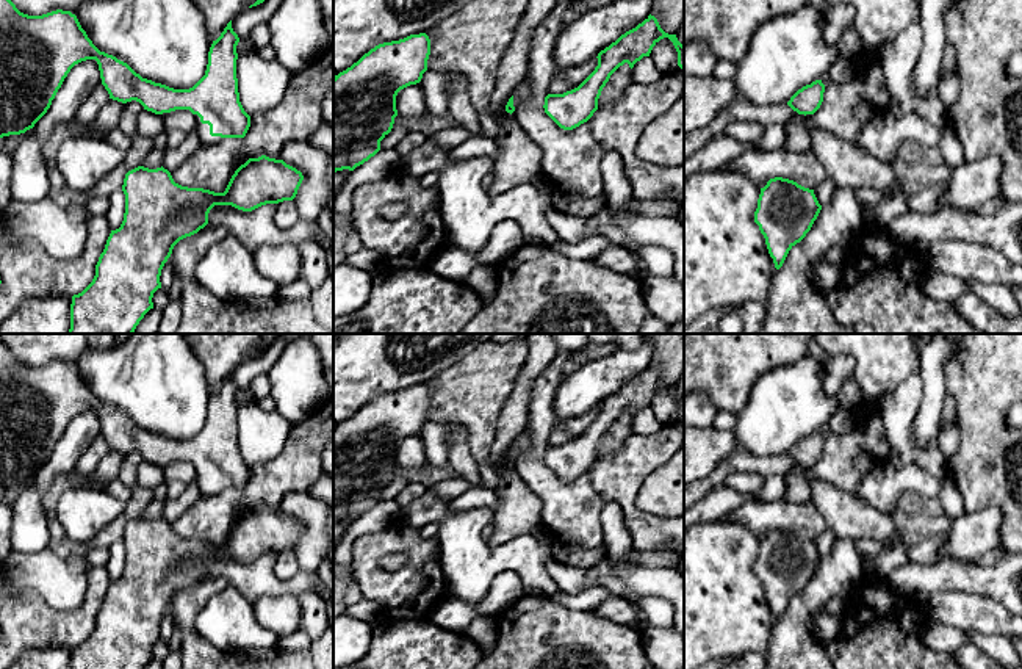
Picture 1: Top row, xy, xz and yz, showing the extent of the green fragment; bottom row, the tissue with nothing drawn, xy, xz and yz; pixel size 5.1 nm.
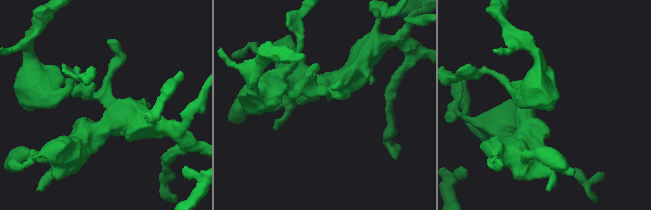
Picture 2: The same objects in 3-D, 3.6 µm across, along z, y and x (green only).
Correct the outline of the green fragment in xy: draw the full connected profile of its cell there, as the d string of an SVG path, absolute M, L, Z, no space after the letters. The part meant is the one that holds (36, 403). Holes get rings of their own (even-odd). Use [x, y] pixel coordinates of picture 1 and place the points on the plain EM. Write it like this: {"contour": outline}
{"contour": "M0 342L0 489L33 479L50 459L70 420L86 410L97 412L102 436L113 451L122 454L136 451L144 461L155 465L189 461L196 467L200 498L225 489L244 489L250 478L250 467L239 453L238 393L239 389L230 371L210 398L205 426L189 440L174 440L142 429L127 414L100 403L70 362L56 360L42 367L28 367L20 363L11 349Z"}

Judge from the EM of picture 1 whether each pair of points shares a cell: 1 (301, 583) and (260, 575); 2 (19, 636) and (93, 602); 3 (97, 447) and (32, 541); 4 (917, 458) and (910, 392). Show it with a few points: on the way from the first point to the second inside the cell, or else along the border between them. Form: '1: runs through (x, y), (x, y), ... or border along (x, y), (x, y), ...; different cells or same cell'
1: runs through (291, 586), (269, 585); same cell
2: runs through (38, 627), (68, 627), (74, 621); same cell
3: border along (96, 436), (72, 469); different cells
4: runs through (903, 442), (903, 408); same cell

